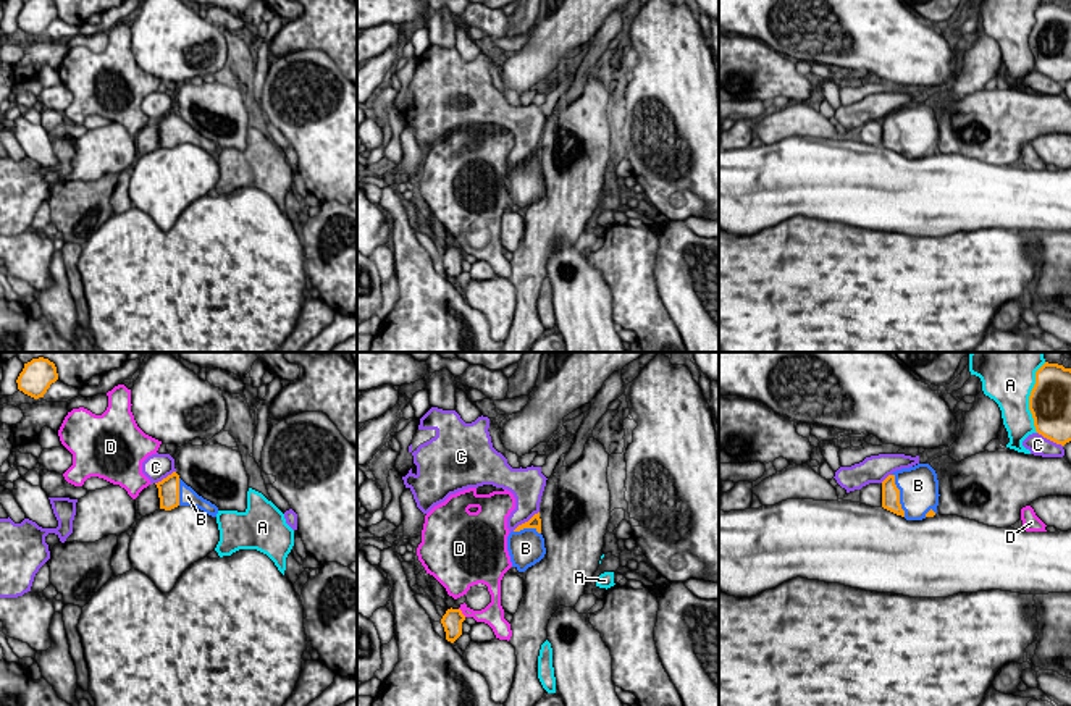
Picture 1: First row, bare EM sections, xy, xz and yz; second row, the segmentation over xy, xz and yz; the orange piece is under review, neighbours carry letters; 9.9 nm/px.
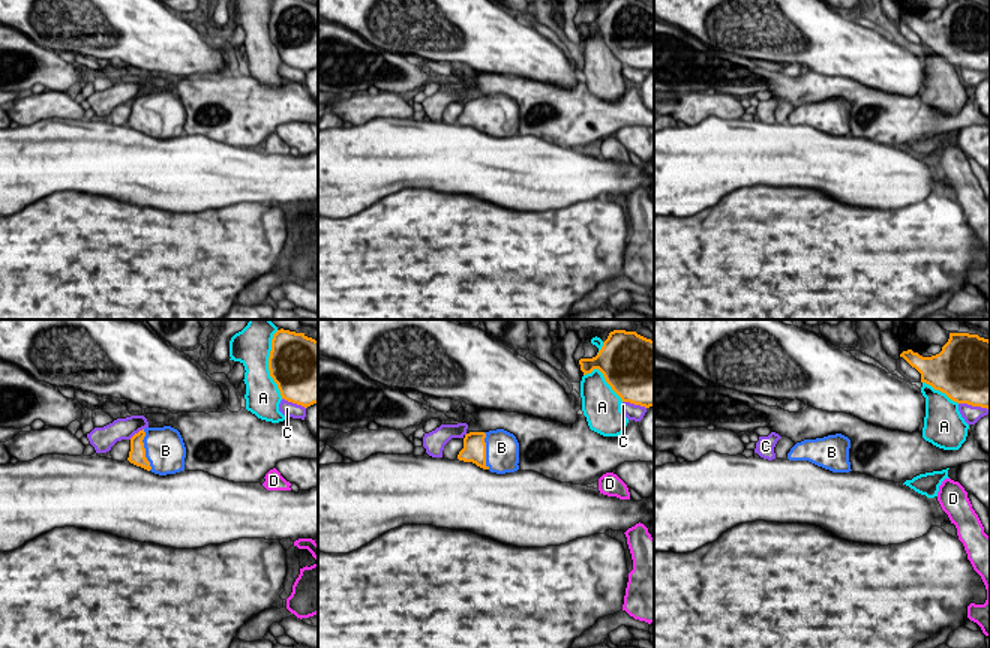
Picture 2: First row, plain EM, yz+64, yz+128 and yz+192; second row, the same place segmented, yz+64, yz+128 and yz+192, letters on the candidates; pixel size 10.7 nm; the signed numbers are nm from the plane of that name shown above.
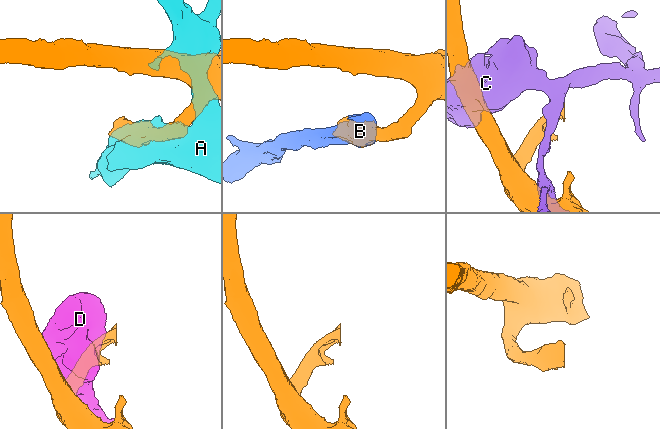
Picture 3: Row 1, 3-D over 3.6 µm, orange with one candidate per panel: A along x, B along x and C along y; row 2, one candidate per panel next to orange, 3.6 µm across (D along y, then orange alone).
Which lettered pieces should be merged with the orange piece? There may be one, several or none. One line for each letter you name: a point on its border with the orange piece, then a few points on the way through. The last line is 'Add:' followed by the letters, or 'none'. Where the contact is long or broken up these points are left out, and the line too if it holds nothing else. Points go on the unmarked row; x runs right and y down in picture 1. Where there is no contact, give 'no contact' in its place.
B: contact yz (898, 133)
Add: B

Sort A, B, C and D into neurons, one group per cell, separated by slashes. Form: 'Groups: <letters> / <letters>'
Groups: A / B / C / D

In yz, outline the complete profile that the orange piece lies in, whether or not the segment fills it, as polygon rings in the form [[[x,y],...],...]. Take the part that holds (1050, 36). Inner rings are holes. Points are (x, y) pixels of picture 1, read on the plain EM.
[[[1045,0],[1035,10],[1029,34],[1034,65],[1044,76],[1065,84],[1071,79],[1071,6]]]

